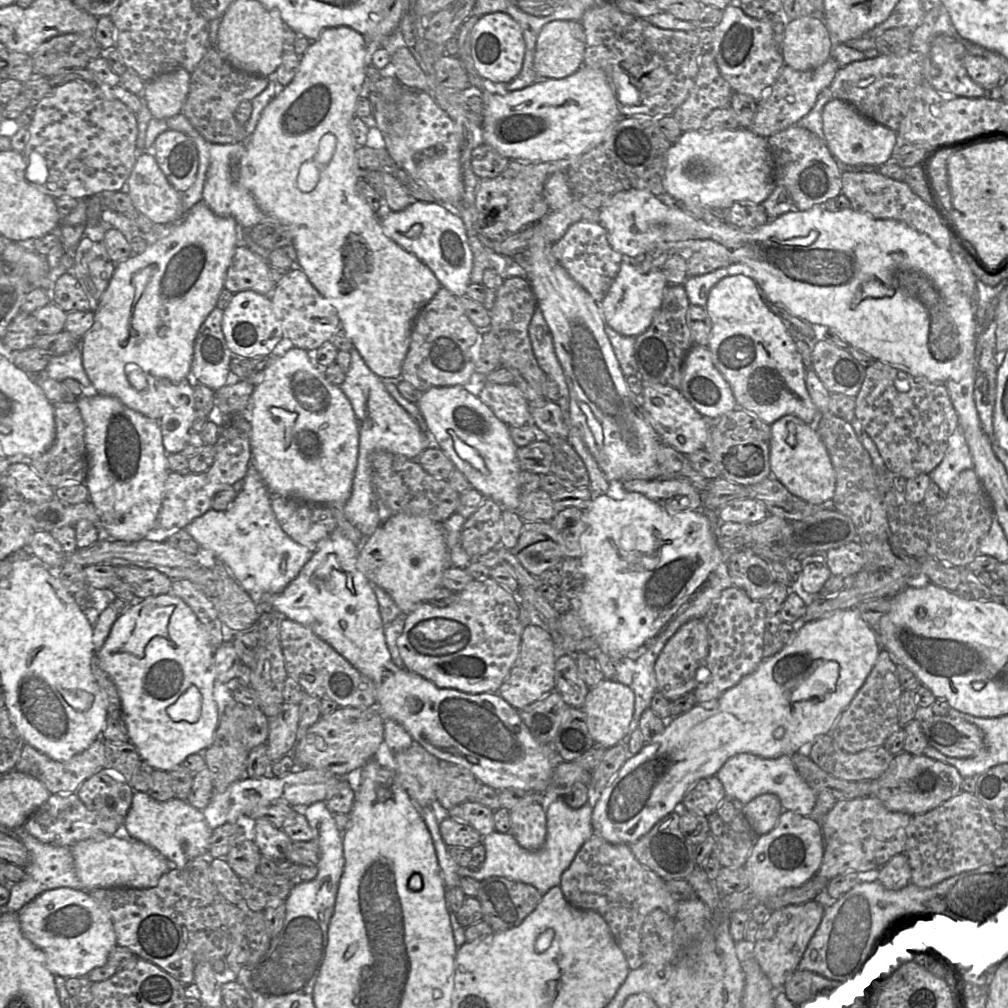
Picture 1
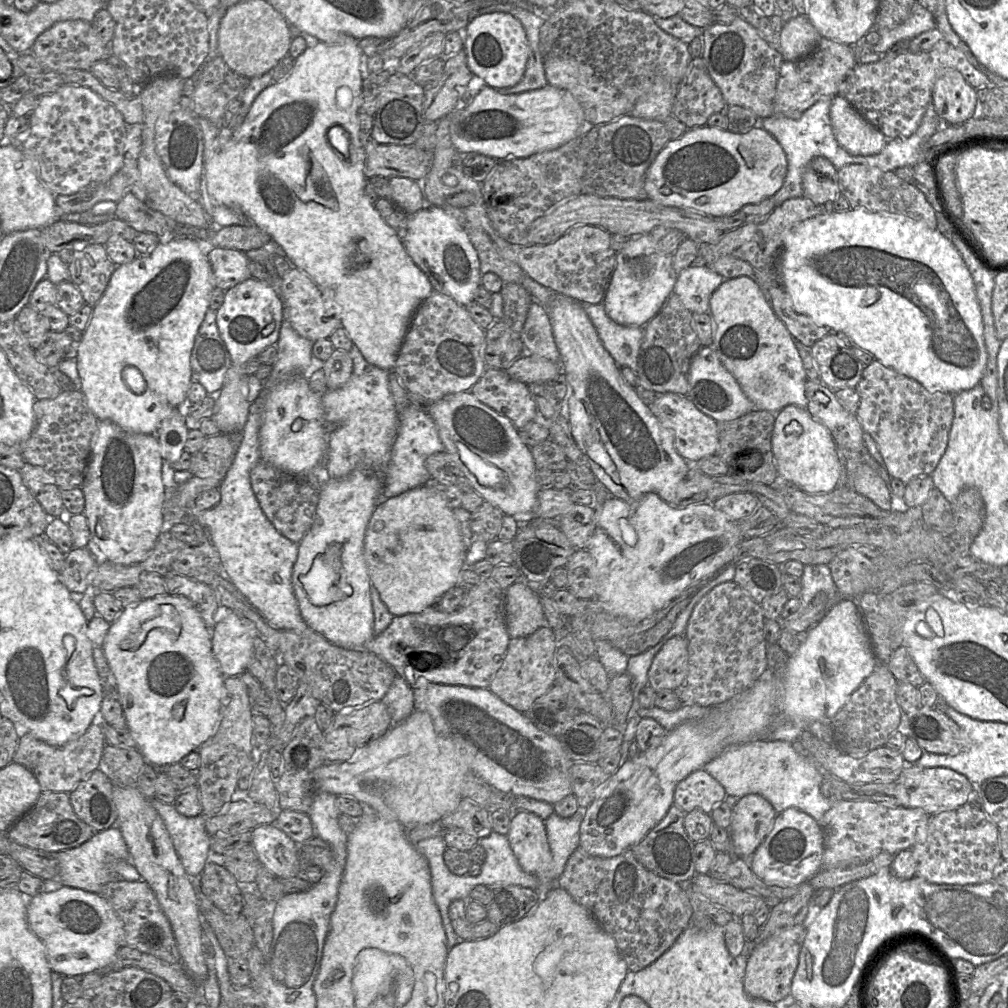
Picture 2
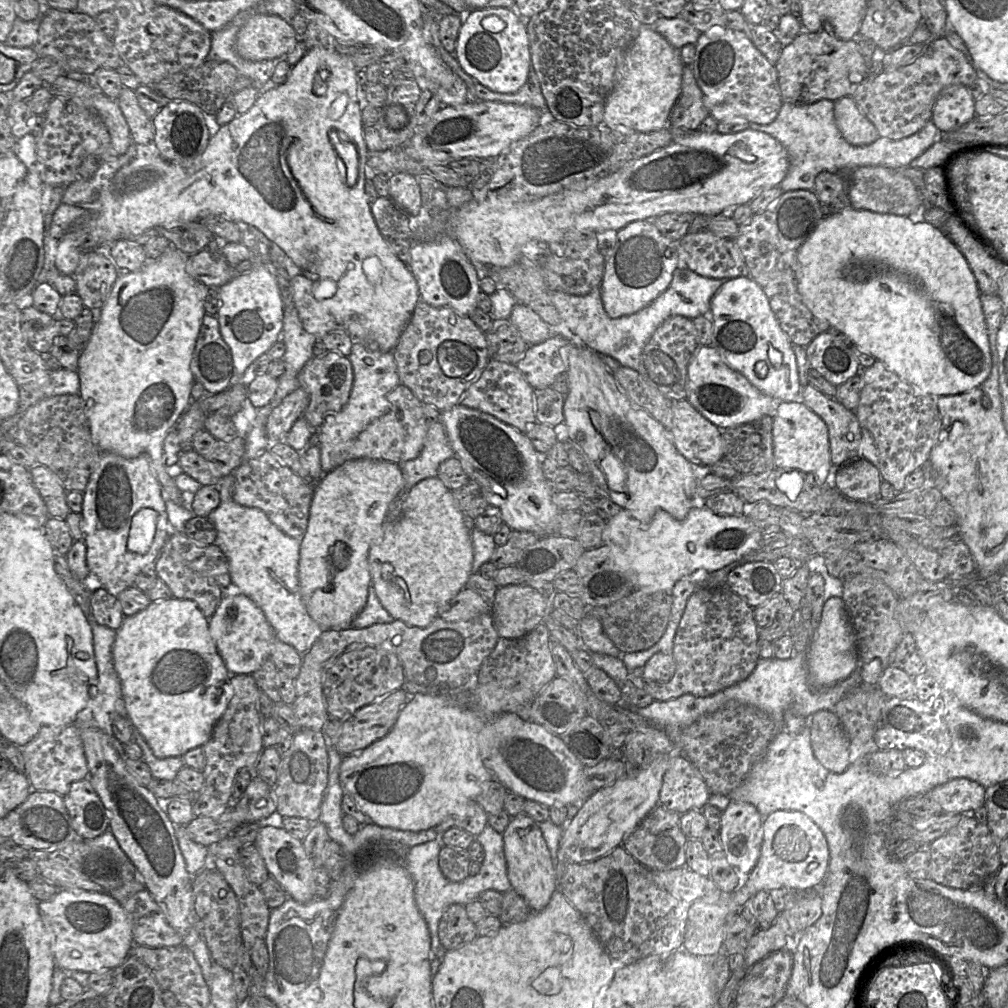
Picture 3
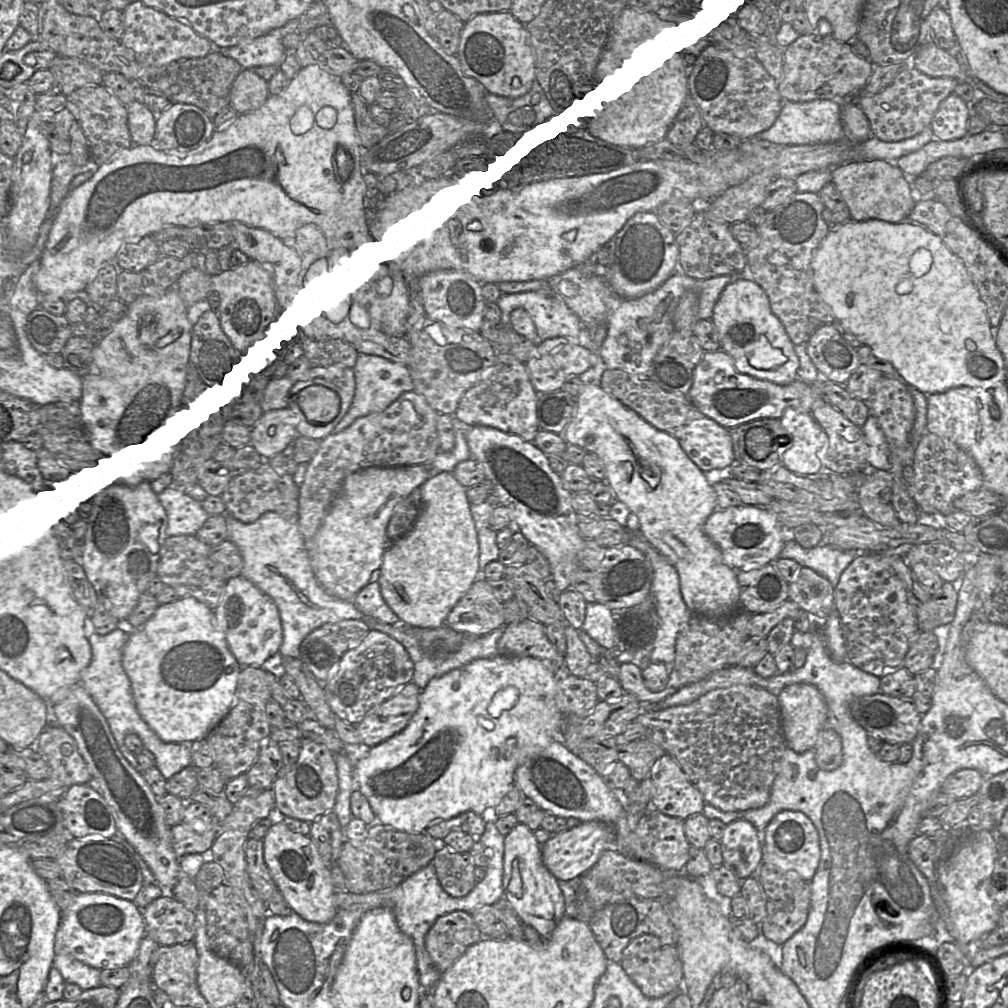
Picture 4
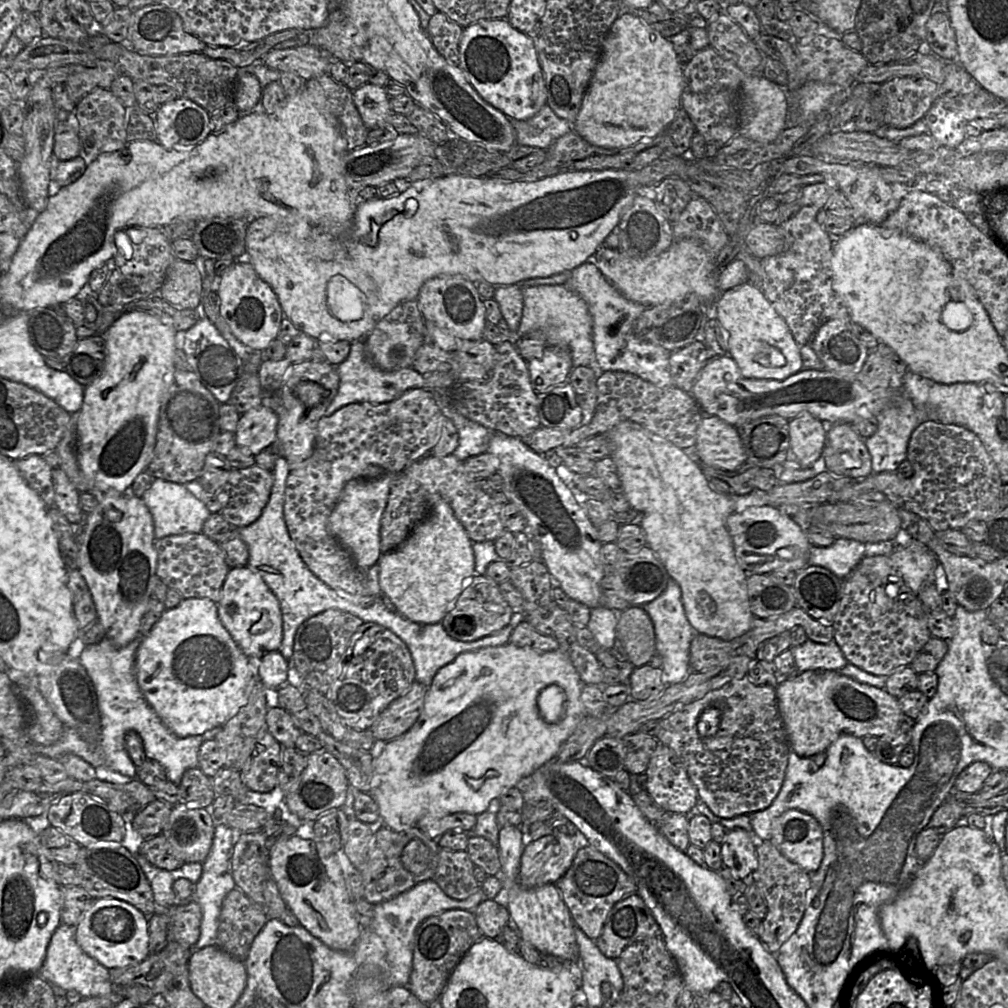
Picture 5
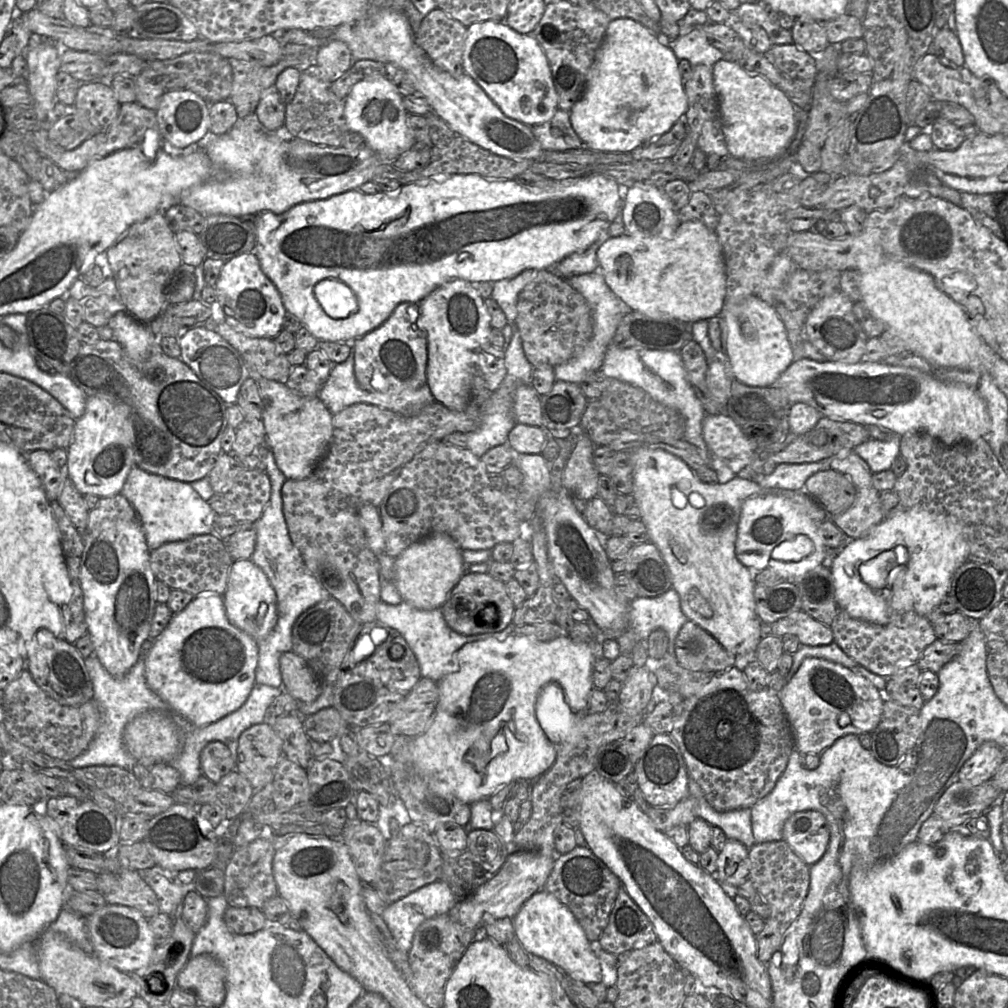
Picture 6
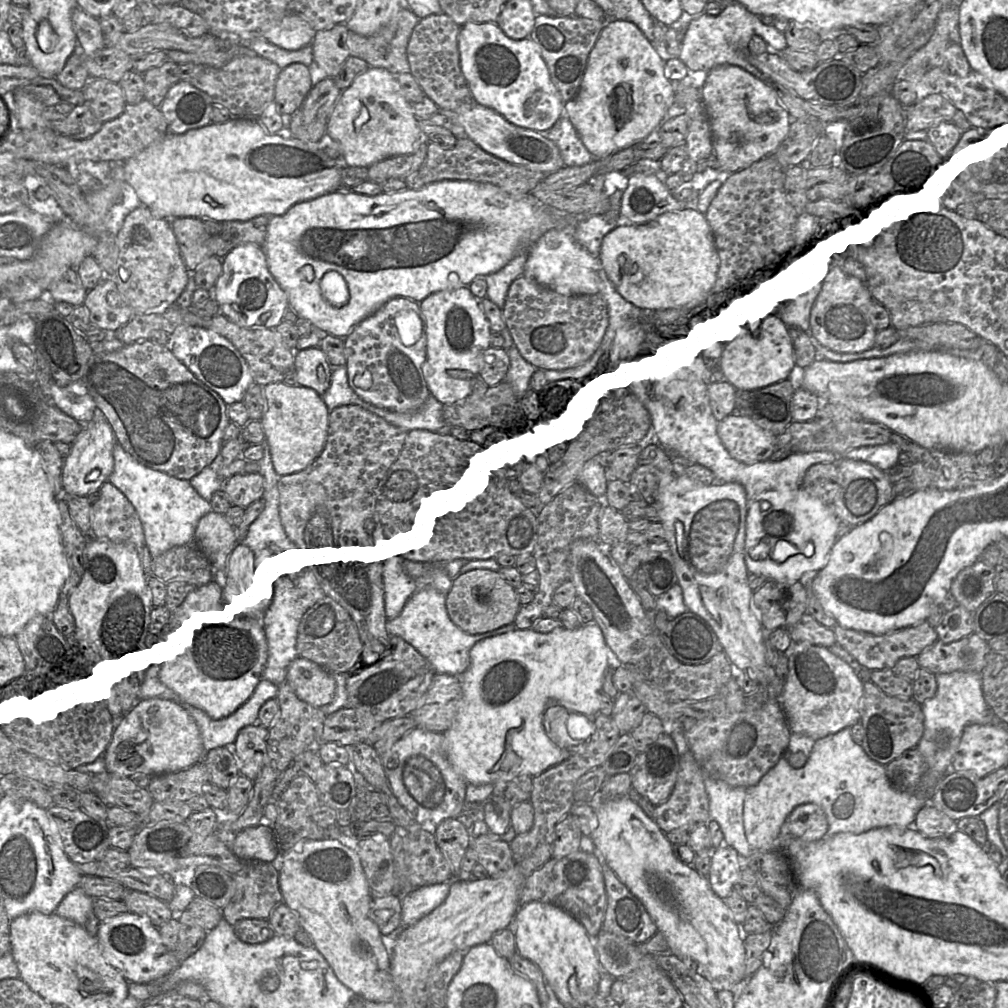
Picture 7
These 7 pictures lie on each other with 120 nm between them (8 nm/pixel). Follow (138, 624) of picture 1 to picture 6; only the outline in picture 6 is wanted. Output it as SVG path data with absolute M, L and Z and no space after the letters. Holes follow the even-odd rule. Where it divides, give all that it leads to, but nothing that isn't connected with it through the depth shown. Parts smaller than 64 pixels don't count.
M198 594L181 612L174 613L163 632L153 640L146 661L146 681L176 713L202 727L246 702L256 684L258 658L258 642L229 622L223 596Z

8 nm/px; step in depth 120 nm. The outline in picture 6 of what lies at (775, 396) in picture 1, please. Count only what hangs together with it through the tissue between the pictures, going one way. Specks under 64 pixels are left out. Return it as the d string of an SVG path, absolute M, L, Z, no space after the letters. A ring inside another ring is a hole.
M751 295L737 304L724 305L720 316L728 327L727 364L732 377L748 386L769 387L794 362L793 349L786 327L772 305L757 295ZM750 322L756 329L756 338L748 340L742 333L742 324Z

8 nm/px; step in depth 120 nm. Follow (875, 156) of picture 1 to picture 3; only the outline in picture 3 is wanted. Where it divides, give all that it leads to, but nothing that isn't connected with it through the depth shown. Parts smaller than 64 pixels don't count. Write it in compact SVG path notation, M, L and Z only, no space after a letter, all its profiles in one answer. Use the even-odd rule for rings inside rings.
M851 96L834 101L834 117L843 138L855 146L867 146L880 136Z

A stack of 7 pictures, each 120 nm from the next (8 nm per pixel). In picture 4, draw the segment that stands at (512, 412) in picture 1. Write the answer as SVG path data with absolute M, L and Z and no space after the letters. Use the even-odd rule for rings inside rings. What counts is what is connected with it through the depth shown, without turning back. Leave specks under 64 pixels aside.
M496 350L494 365L482 380L464 392L459 400L454 416L468 426L481 425L497 428L503 432L516 434L525 441L533 443L539 431L536 412L537 395L538 392L531 383L525 363L519 361L511 354L497 352Z

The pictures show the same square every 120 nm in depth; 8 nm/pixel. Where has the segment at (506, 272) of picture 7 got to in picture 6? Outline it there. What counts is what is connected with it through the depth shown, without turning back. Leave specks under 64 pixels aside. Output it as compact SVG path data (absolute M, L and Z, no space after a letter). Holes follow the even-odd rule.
M526 269L513 278L494 282L491 298L504 312L507 325L511 326L512 332L517 318L518 296L524 287L536 277L537 273L536 269Z

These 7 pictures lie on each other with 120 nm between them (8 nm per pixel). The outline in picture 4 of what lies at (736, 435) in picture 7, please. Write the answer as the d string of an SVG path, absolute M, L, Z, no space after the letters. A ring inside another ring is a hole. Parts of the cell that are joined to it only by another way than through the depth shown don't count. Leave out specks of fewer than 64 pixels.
M691 407L684 435L678 440L687 456L703 472L729 470L735 464L729 430L696 407Z

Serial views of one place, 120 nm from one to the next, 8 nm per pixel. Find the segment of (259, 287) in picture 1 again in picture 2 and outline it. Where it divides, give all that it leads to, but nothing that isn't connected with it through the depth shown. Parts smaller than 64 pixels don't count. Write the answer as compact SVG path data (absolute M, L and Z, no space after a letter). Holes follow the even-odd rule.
M208 248L208 261L212 268L216 288L224 291L252 277L246 253L228 248Z

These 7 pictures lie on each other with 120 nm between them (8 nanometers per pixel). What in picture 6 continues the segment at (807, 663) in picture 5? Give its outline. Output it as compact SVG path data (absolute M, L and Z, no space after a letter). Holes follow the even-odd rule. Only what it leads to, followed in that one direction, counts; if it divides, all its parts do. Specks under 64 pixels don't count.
M835 642L823 646L801 645L798 651L792 654L792 667L785 677L786 684L792 679L806 658L825 659L841 664L849 669L853 669L858 665L858 663L850 658Z

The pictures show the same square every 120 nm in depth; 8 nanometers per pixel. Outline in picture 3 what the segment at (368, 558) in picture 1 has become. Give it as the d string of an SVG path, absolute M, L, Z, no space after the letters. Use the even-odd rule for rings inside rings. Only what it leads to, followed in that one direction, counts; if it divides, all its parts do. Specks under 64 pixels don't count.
M437 476L418 482L405 493L400 517L385 522L381 538L369 551L369 564L371 582L380 602L394 619L410 626L427 627L440 616L444 606L466 587L473 567L471 531L452 491Z

